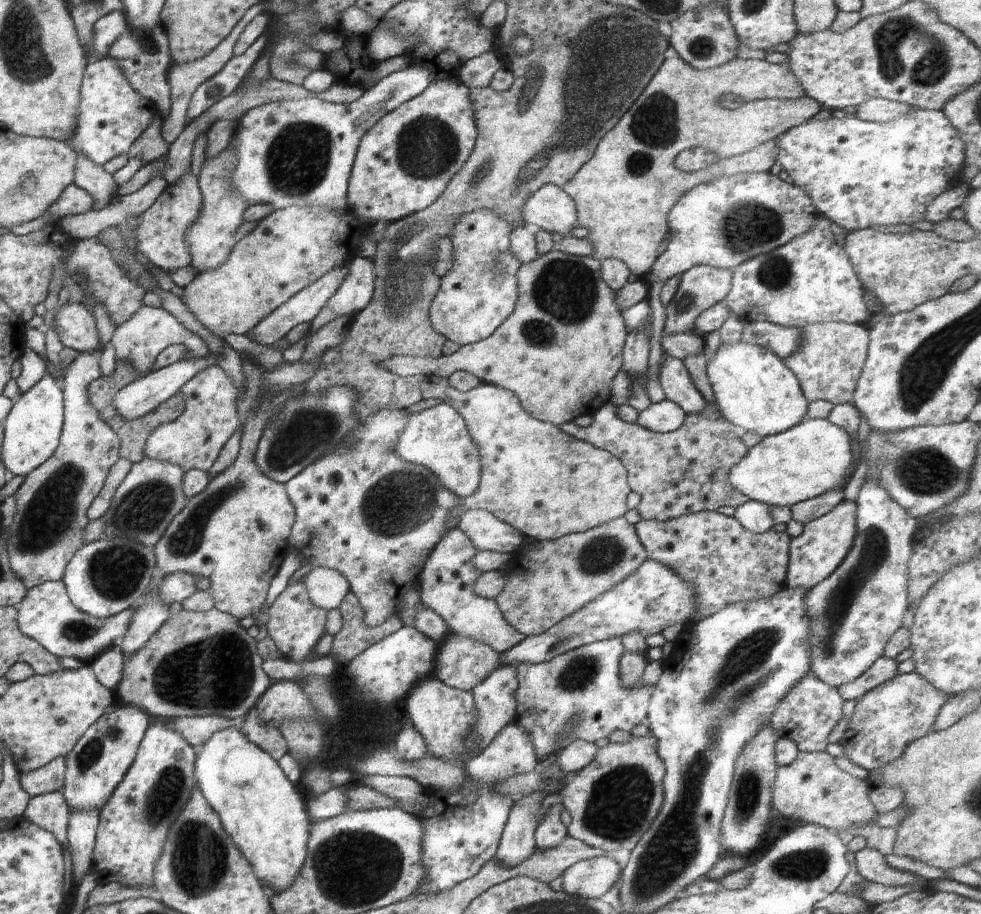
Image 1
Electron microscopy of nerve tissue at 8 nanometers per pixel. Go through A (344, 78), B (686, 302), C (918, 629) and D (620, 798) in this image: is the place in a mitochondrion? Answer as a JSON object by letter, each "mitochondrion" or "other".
{"A":"other","B":"mitochondrion","C":"other","D":"mitochondrion"}

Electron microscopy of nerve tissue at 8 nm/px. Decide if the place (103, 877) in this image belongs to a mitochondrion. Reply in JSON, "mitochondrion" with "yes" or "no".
{"mitochondrion":"no"}

